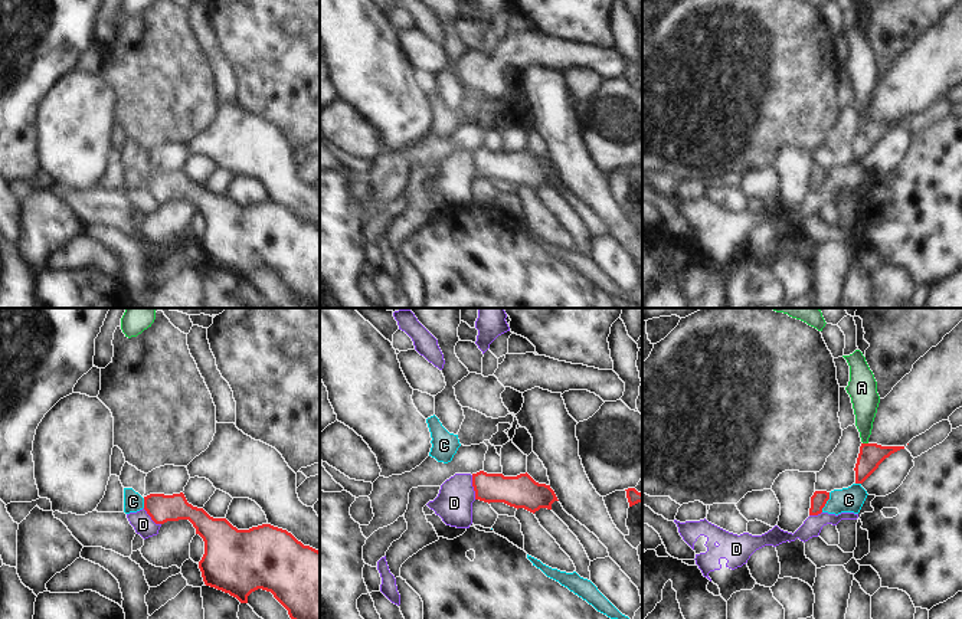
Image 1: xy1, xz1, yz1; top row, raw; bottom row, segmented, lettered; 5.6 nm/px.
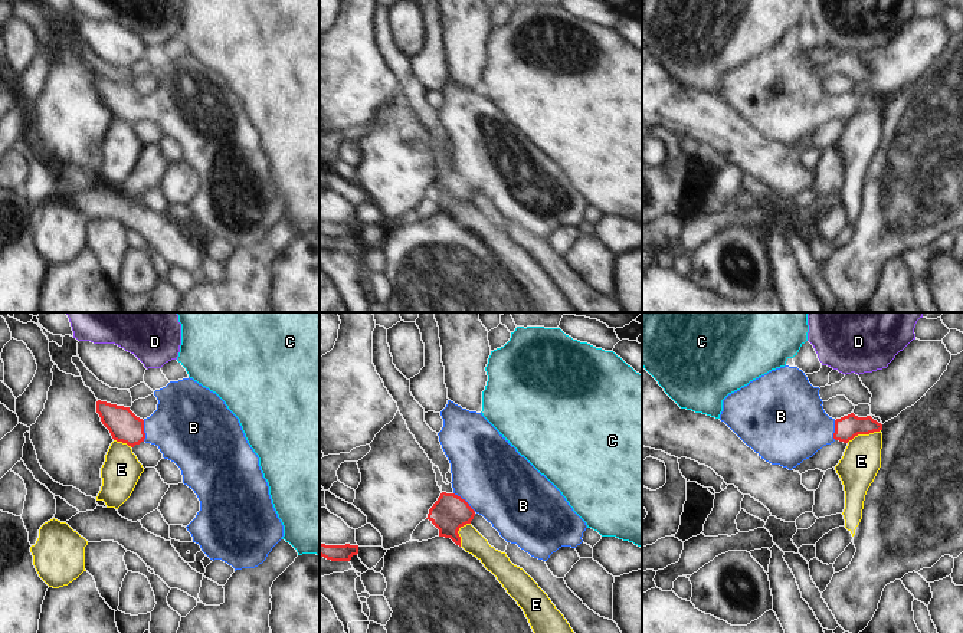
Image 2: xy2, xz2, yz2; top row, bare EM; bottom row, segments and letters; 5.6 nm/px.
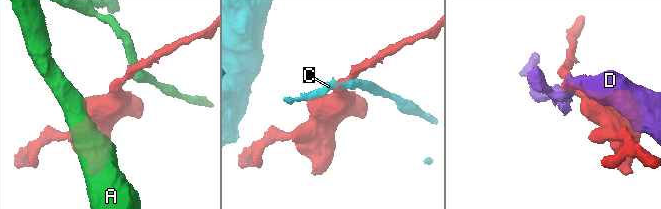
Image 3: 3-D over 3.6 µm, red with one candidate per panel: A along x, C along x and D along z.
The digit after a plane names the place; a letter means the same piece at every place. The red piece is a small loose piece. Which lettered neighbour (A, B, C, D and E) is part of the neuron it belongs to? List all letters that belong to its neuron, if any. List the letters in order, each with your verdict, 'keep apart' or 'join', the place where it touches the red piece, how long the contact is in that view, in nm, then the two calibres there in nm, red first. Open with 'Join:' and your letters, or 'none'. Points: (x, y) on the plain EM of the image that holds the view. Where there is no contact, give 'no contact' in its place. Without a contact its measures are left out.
Join: B
A: keep apart; meets red in yz1 at (866, 121); contact 30 nm long; 140 nm thick on the red side, 150 nm on the other
B: join; meets red in xz2 at (465, 179); contact 170 nm long; 200 nm thick on the red side, 400 nm on the other
C: keep apart; meets red in yz1 at (825, 180); contact 120 nm long; 90 nm thick on the red side, 140 nm on the other
D: keep apart; meets red in xz1 at (474, 164); contact 140 nm long; 180 nm thick on the red side, 200 nm on the other
E: keep apart; meets red in yz2 at (862, 111); contact 200 nm long; 140 nm thick on the red side, 220 nm on the other

